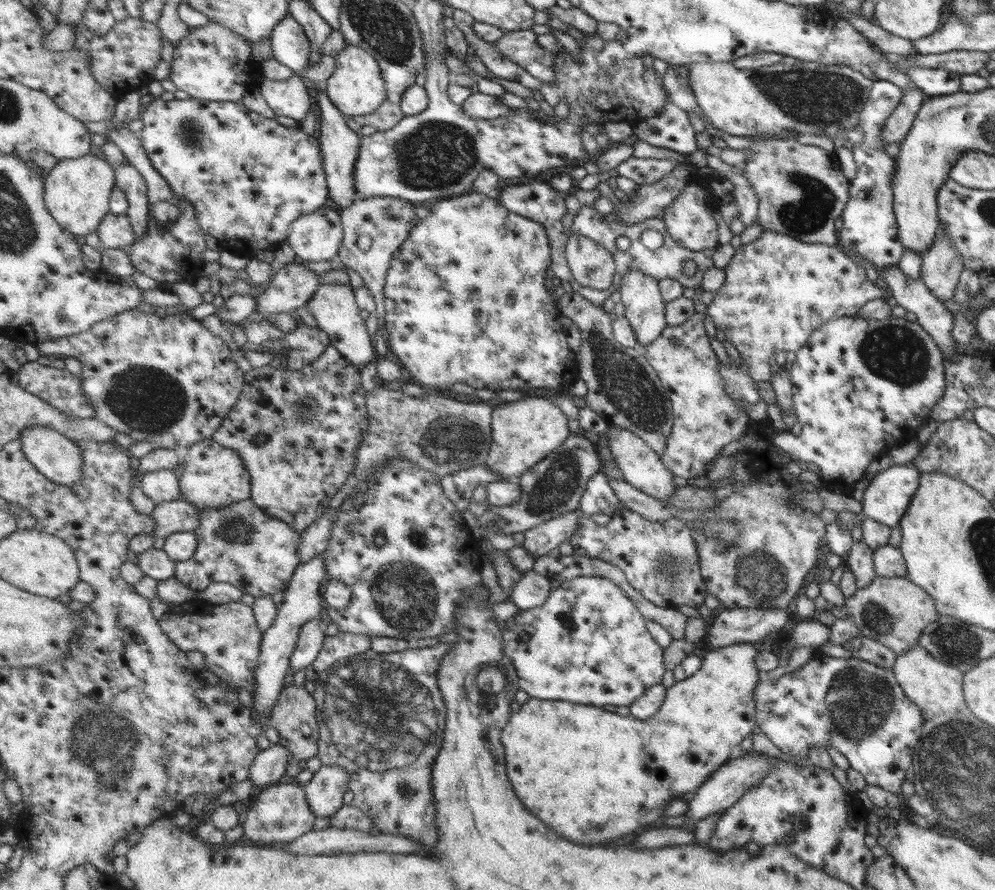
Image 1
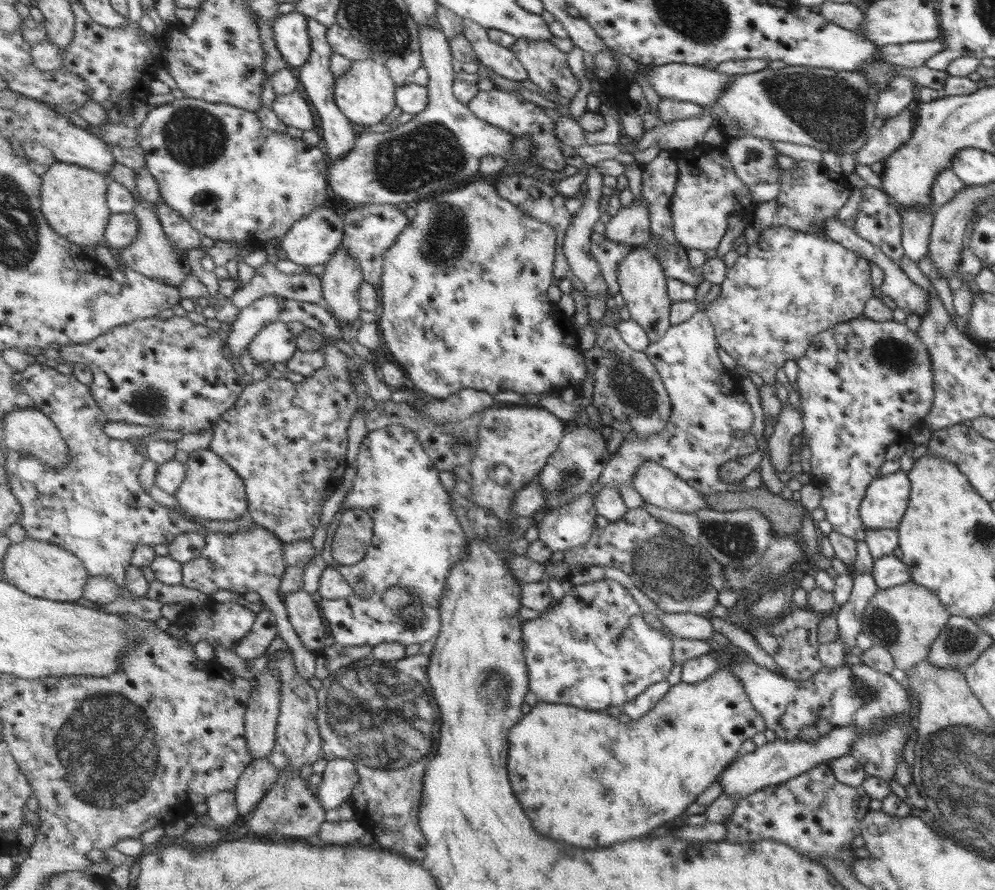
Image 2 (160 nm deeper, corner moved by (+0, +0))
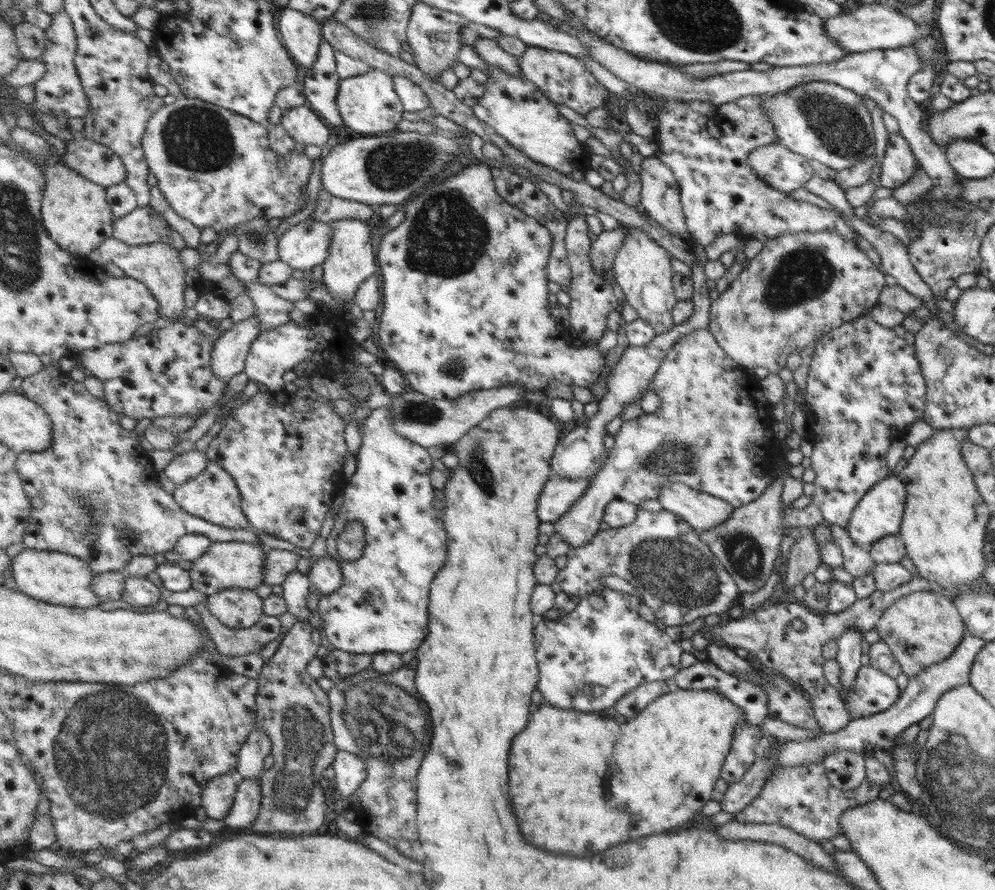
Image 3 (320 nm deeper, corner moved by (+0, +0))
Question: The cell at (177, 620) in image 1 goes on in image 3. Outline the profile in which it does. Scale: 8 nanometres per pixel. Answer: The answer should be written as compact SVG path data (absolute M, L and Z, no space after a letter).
M228 588L208 595L209 612L229 628L255 626L264 616L264 599L255 589Z

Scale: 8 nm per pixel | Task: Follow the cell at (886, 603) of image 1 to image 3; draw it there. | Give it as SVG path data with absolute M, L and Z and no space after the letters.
M933 588L910 592L898 598L885 609L873 628L877 631L879 640L887 644L892 658L907 677L919 674L930 664L945 660L965 634L951 598Z

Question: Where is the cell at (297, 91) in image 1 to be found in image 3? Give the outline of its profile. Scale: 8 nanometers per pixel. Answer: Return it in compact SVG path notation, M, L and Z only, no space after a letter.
M301 105L285 110L281 125L297 143L320 148L334 135L333 130L323 124L324 121L309 105Z

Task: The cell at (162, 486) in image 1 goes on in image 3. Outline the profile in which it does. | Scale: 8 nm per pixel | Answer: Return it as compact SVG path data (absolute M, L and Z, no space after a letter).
M193 449L184 453L177 453L175 458L164 468L164 473L177 486L197 479L208 467L210 460L203 451Z

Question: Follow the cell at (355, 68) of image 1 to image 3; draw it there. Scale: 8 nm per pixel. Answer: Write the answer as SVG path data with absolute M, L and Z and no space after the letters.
M373 68L373 71L340 81L339 110L344 124L358 136L383 137L397 133L397 126L406 111L399 93L395 90L394 77Z

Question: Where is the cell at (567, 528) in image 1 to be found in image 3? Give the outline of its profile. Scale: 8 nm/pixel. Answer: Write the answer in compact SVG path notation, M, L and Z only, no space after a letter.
M706 329L690 332L690 334L686 334L686 336L680 338L679 342L676 342L673 345L671 352L668 352L668 355L663 359L663 362L652 381L652 390L658 394L661 400L659 409L655 414L643 415L639 418L631 419L622 423L621 428L613 436L615 443L611 448L612 457L607 459L605 466L597 473L595 478L592 478L591 485L589 485L589 489L587 489L587 493L585 493L583 499L577 500L577 505L575 505L565 517L561 517L559 521L552 523L555 533L559 533L561 538L563 538L571 548L585 546L585 544L589 544L591 540L594 539L594 536L600 531L599 526L601 526L601 522L604 521L607 505L609 505L611 501L623 500L633 505L638 505L645 502L645 500L659 499L659 491L661 491L663 481L687 484L689 487L695 489L695 491L705 492L713 497L718 497L720 500L726 501L733 509L743 507L748 503L753 503L753 501L758 499L759 495L767 489L767 486L771 485L772 477L765 476L766 472L772 468L775 469L778 463L783 462L783 460L781 460L782 454L777 448L775 448L777 442L769 442L763 438L765 432L770 430L770 425L773 424L774 421L770 413L771 404L764 397L757 382L758 379L754 374L747 378L747 374L737 366L737 363L734 360L731 360L731 357L727 356L727 353L723 348L717 346L717 341Z

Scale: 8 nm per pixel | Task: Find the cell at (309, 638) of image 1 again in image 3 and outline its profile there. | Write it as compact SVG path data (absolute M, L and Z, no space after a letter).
M295 570L282 584L282 596L287 601L287 610L299 622L308 622L313 614L313 611L307 608L307 596L311 594L309 588L312 583L308 575Z

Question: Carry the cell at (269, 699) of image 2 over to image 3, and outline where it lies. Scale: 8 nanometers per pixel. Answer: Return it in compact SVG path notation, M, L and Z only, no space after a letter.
M255 727L240 752L238 779L260 778L265 758L269 755L272 755L272 740Z

